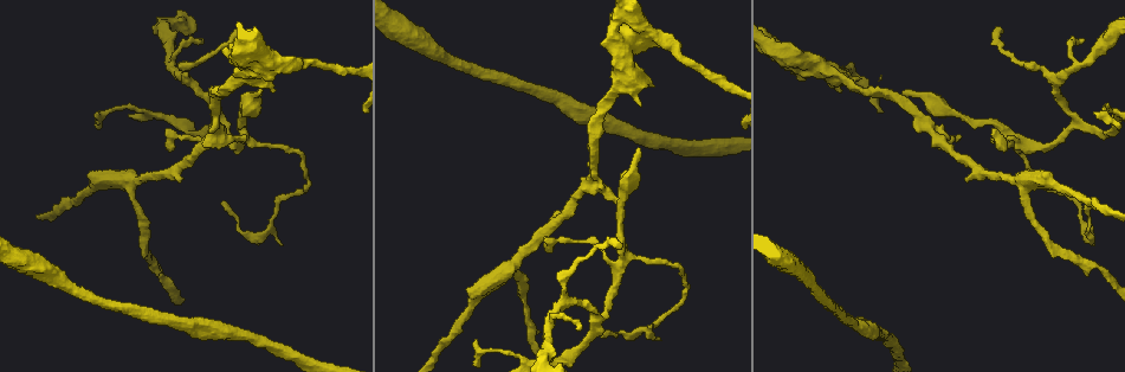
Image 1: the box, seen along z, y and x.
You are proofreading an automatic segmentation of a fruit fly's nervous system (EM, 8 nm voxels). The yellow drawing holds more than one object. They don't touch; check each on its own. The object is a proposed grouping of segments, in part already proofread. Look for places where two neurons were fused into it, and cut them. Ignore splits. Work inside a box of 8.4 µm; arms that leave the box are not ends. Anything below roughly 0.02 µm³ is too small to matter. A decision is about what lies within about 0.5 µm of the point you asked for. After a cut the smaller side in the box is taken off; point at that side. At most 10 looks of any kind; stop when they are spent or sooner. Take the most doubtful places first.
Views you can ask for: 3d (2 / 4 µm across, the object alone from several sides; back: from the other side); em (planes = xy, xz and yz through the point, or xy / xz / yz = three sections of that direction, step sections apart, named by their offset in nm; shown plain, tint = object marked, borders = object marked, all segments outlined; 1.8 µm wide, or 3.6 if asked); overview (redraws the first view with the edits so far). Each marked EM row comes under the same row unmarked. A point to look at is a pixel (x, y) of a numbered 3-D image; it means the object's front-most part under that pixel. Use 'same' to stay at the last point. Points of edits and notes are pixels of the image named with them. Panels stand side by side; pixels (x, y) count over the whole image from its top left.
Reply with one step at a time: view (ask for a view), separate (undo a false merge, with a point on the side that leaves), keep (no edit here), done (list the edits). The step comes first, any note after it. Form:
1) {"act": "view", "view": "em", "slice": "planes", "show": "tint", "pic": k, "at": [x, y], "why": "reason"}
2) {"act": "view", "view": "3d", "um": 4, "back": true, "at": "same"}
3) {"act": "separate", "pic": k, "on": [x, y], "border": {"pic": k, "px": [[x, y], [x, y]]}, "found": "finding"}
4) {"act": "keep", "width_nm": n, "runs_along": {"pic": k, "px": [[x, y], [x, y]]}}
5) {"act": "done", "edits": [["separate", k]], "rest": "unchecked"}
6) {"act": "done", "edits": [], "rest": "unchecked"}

{"act": "view", "view": "em", "slice": "xy", "step": 8, "show": "tint", "pic": 1, "at": [639, 28], "why": "three-way junction"}

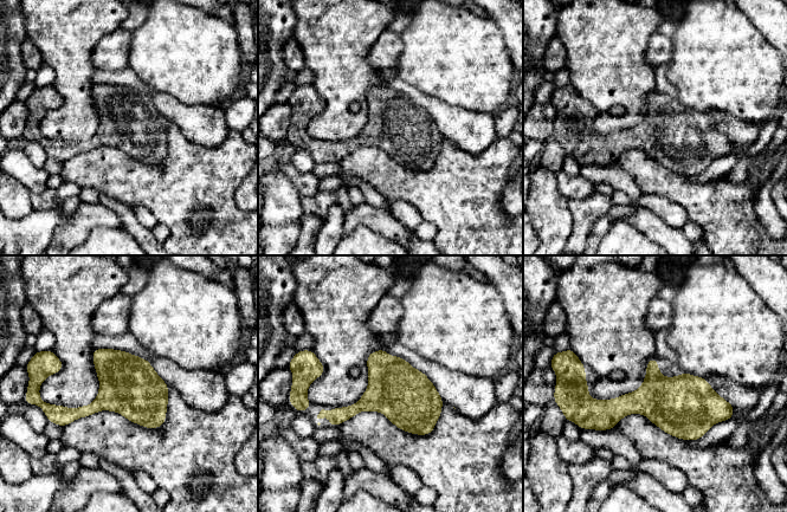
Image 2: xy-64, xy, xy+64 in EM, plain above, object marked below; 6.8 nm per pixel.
{"act": "view", "view": "em", "slice": "planes", "show": "tint", "at": "same", "why": "cut it another way"}

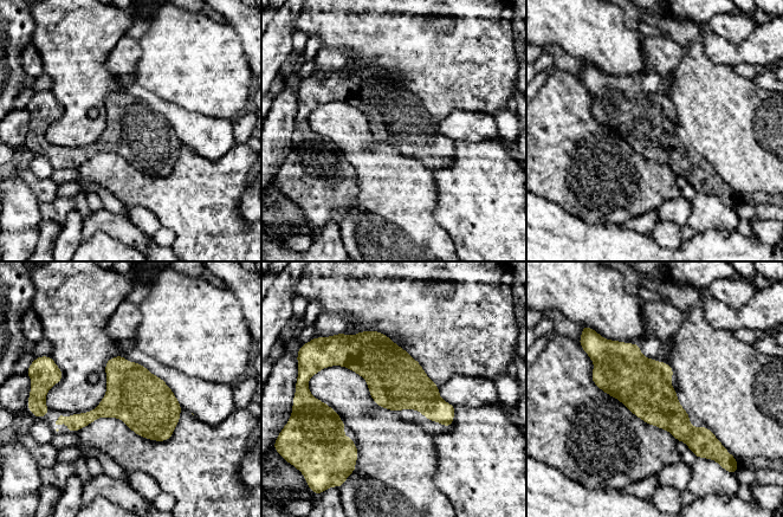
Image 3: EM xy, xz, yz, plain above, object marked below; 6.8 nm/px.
{"act": "keep", "runs_along": {"pic": 3, "px": [[599, 357], [690, 435], [713, 439]]}, "found": "continuous, no second neuron"}

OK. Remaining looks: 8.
{"act": "view", "view": "3d", "um": 2, "pic": 1, "at": [622, 257], "why": "four or more arms meet"}

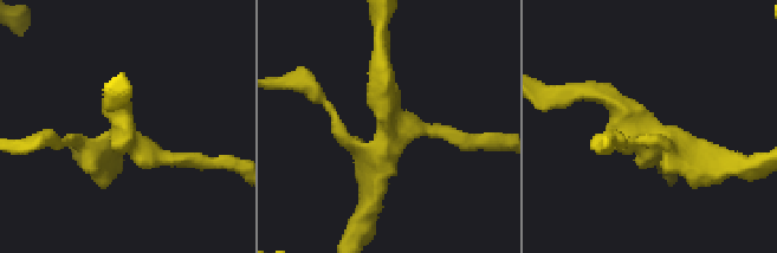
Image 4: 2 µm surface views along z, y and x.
{"act": "view", "view": "em", "slice": "planes", "show": "borders", "pic": 4, "at": [391, 129], "arms": 4}

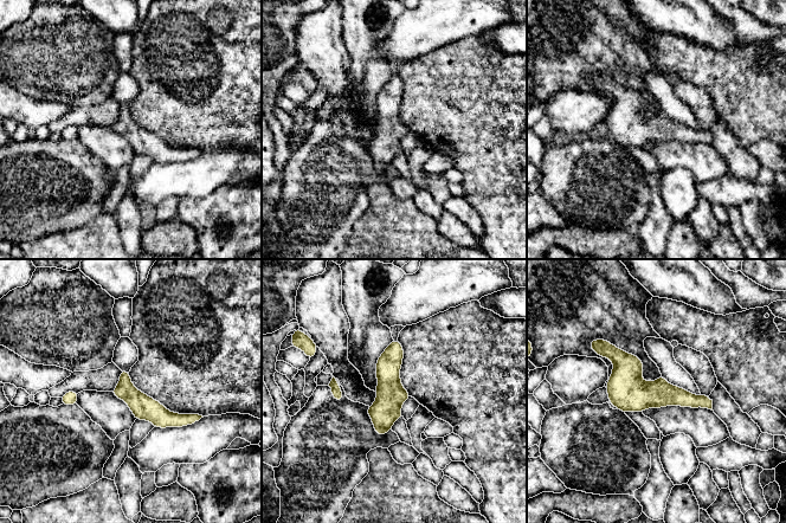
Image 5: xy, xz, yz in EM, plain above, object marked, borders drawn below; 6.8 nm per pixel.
{"act": "keep", "runs_along": {"pic": 5, "px": [[605, 347], [649, 394], [709, 405]]}, "found": "one neuron here"}

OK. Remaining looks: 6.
{"act": "view", "view": "em", "slice": "xz", "step": 16, "show": "tint", "pic": 1, "at": [210, 136], "why": "branch point"}

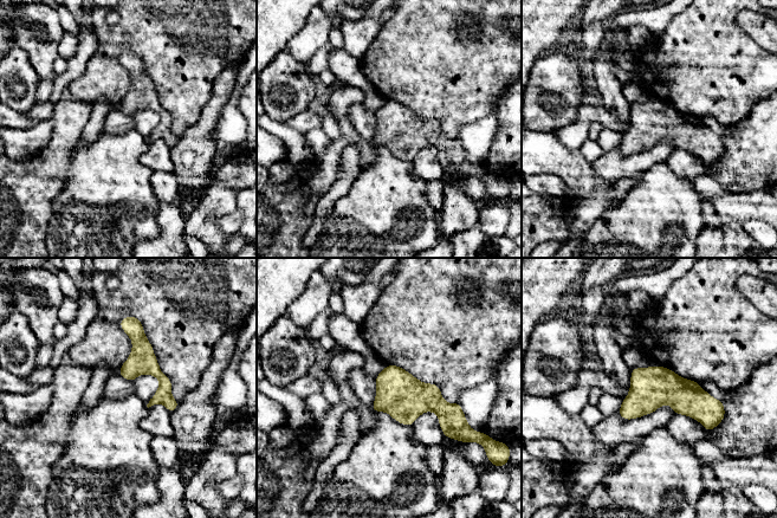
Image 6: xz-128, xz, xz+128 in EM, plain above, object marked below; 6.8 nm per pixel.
{"act": "keep", "runs_along": {"pic": 6, "px": [[124, 322], [172, 408]]}, "found": "continuous, no second neuron"}

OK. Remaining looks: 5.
{"act": "view", "view": "3d", "um": 4, "pic": 1, "at": [565, 300], "why": "abrupt turn"}

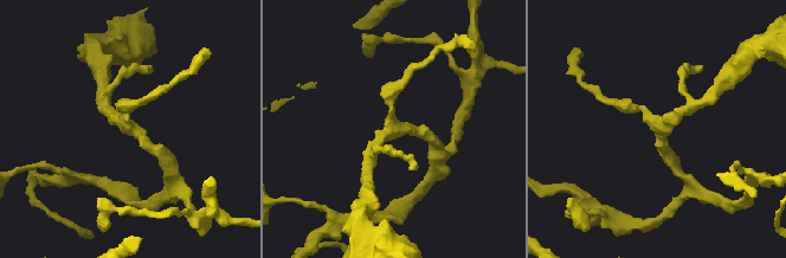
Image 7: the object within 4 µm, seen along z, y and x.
{"act": "view", "view": "em", "slice": "planes", "show": "tint", "pic": 7, "at": [392, 129], "arms": 3, "arm_widths_nm": [180, 190, 190]}

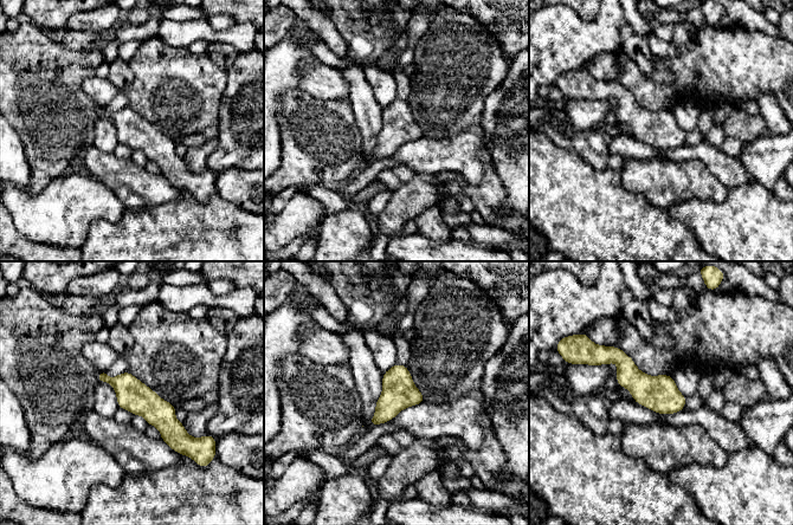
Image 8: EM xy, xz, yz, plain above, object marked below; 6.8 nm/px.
{"act": "keep", "runs_along": {"pic": 8, "px": [[101, 374], [122, 383], [186, 439]]}, "found": "all the same neuron"}

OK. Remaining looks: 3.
{"act": "done", "edits": [], "rest": "unchecked"}

